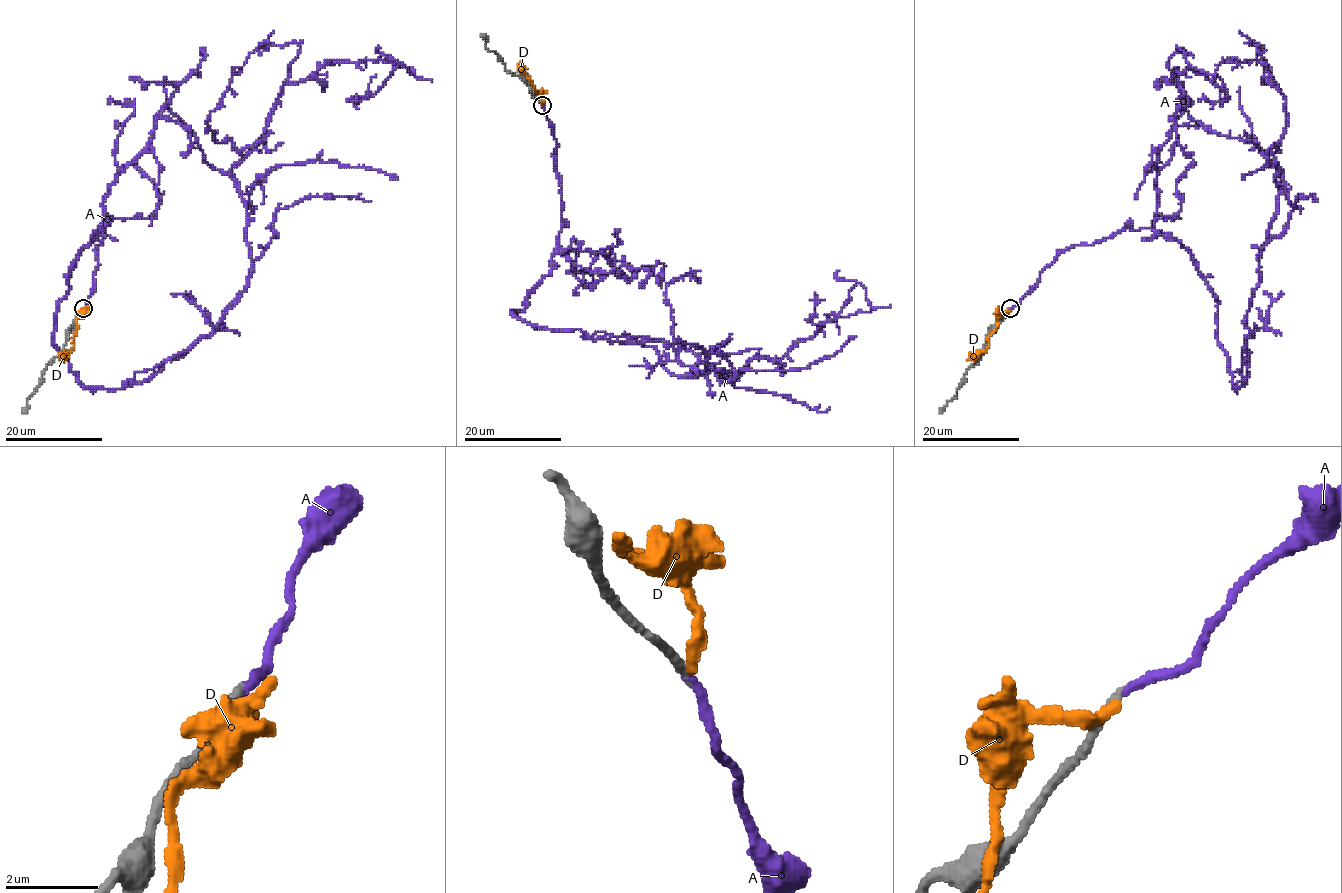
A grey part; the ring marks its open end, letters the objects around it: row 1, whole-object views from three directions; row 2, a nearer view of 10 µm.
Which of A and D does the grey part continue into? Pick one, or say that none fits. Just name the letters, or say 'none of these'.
A

